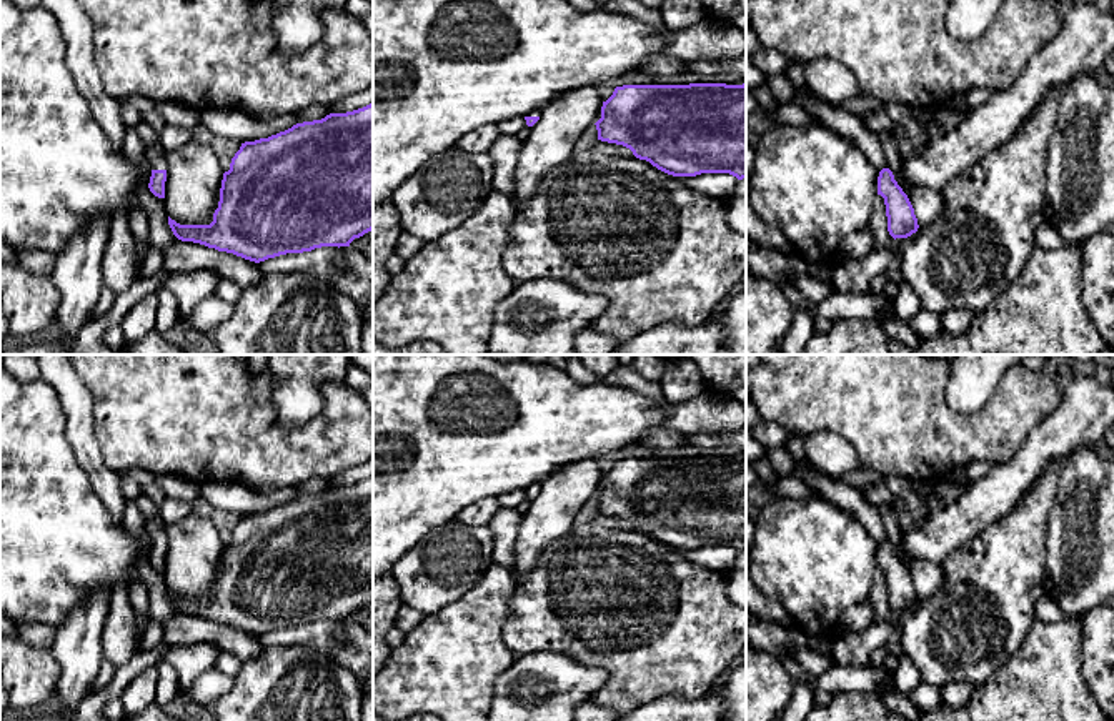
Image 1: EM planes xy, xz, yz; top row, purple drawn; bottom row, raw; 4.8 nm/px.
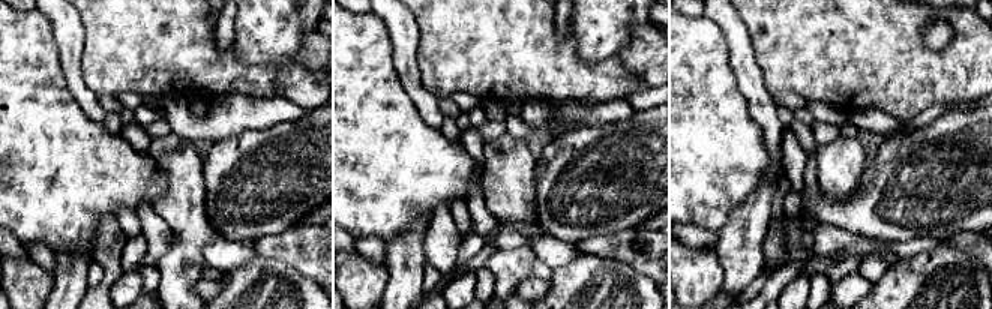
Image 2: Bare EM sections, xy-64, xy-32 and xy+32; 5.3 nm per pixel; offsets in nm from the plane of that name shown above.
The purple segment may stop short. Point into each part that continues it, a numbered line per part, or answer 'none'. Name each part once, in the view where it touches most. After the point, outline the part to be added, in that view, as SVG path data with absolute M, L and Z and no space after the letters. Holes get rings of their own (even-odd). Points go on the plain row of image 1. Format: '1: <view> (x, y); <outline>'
1: xy (155, 528); M160 518L147 521L147 533L152 536L152 543L167 543L165 525Z

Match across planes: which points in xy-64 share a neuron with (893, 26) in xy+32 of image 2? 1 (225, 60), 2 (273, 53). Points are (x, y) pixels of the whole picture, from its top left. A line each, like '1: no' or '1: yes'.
1: yes
2: no

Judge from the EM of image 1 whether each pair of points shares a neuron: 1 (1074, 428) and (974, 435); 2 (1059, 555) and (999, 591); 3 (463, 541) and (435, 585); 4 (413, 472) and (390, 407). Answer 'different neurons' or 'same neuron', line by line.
1: different neurons
2: different neurons
3: same neuron
4: same neuron

